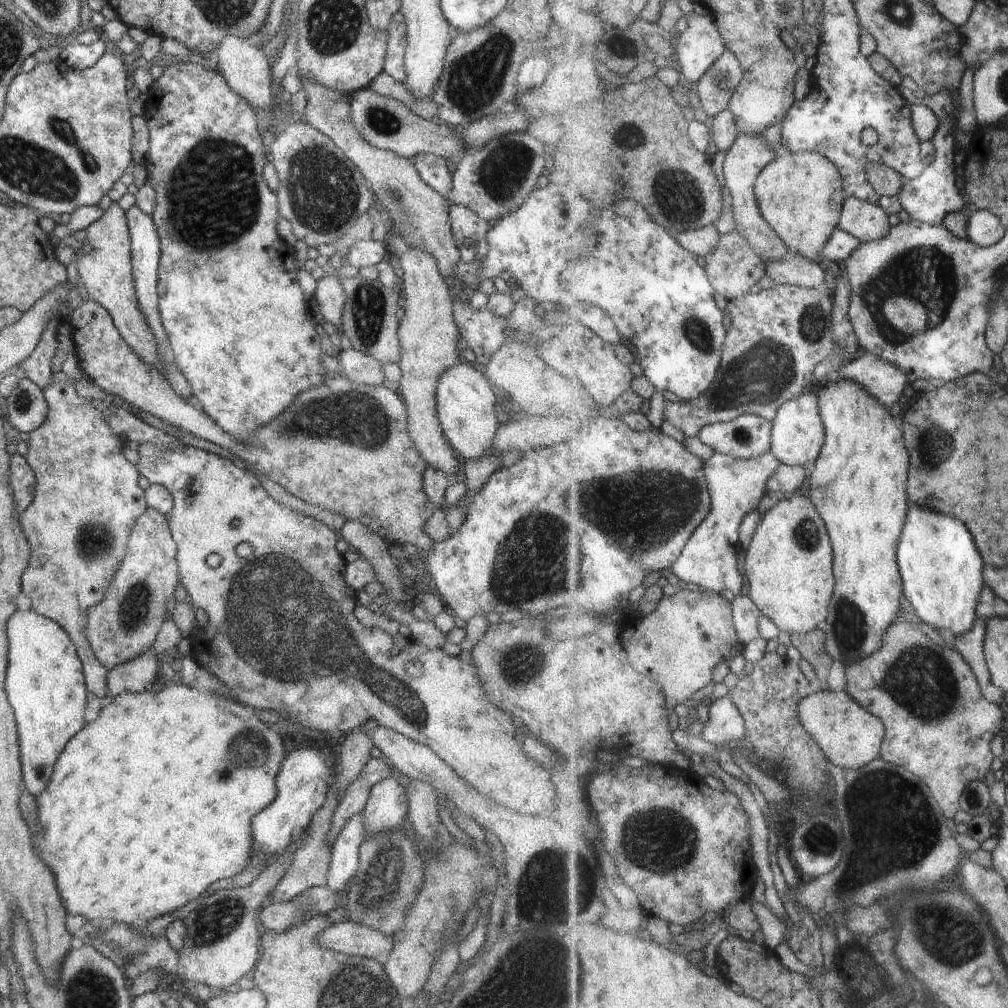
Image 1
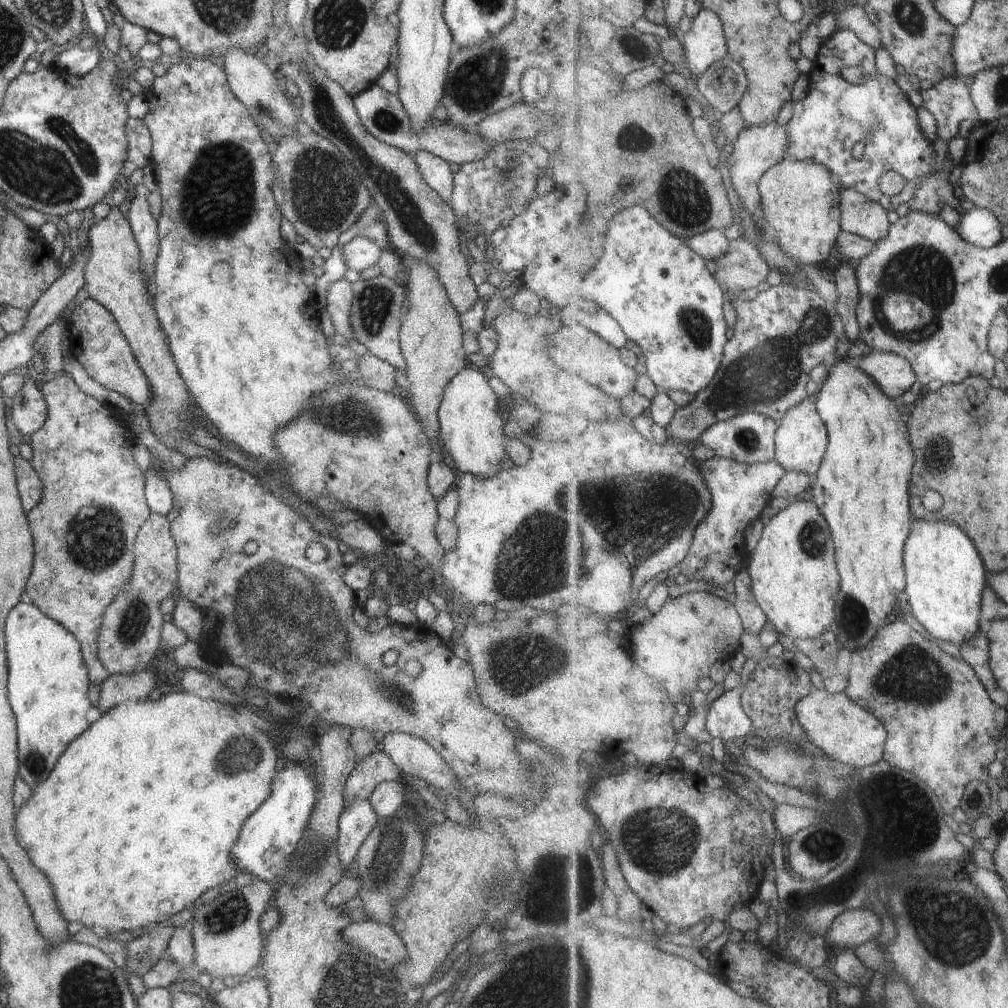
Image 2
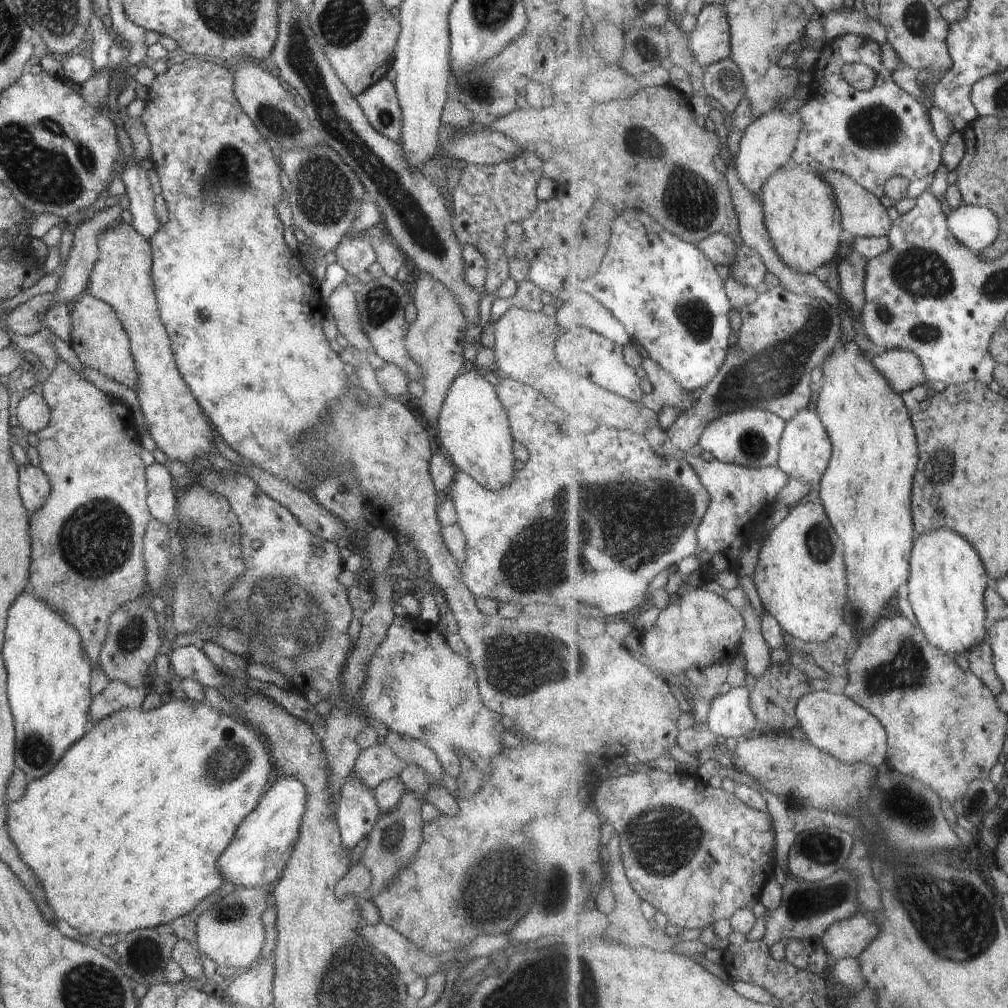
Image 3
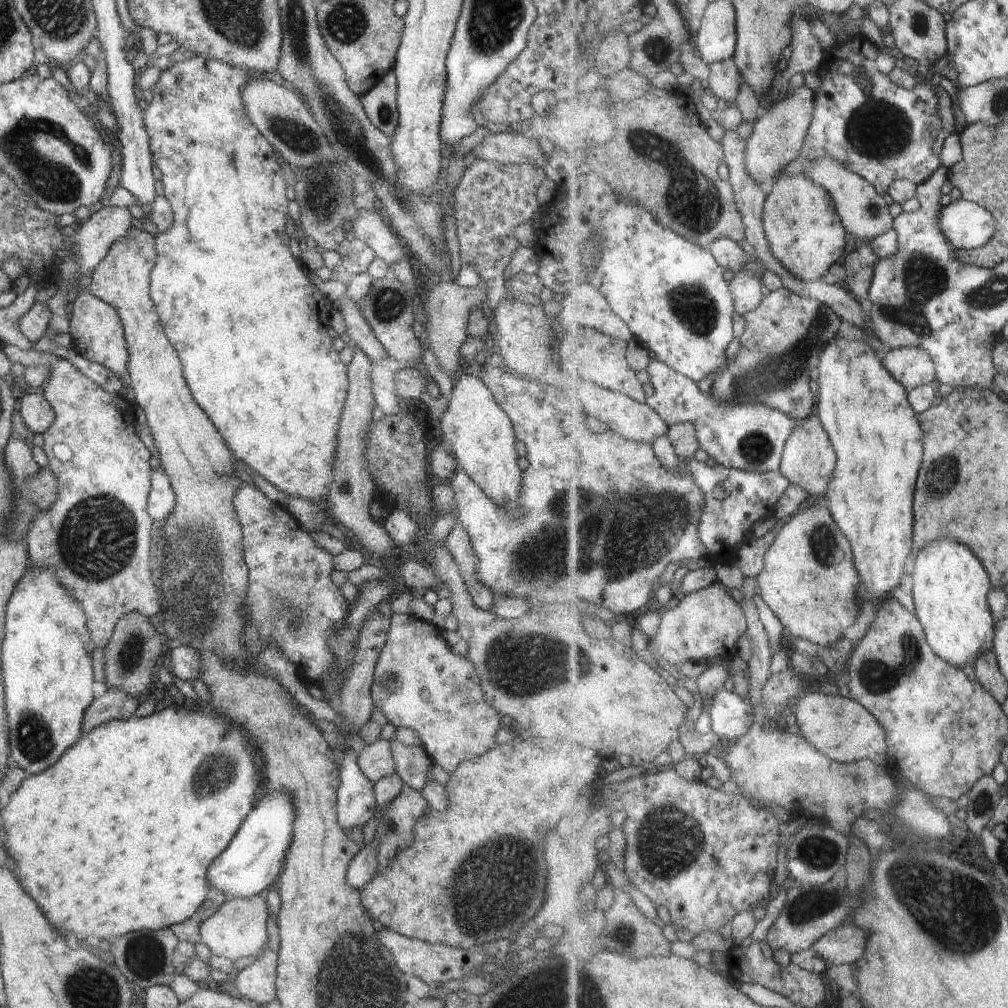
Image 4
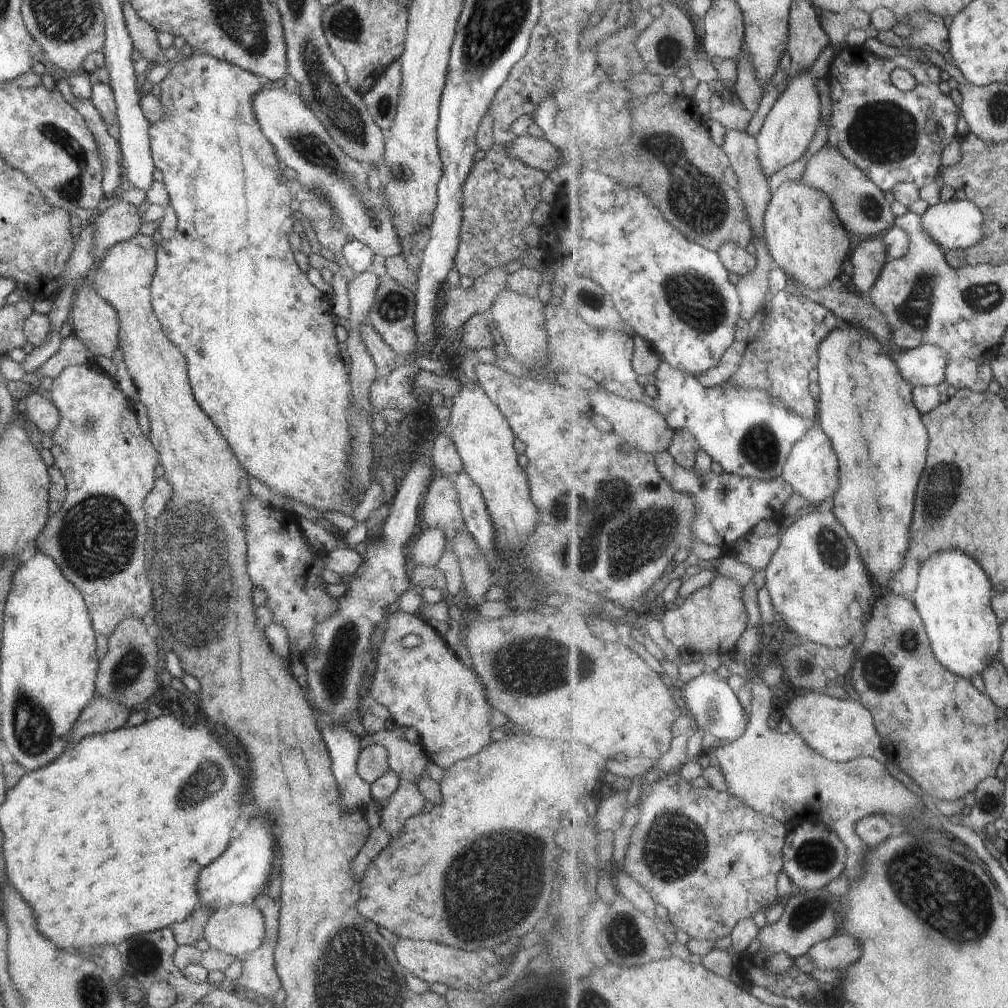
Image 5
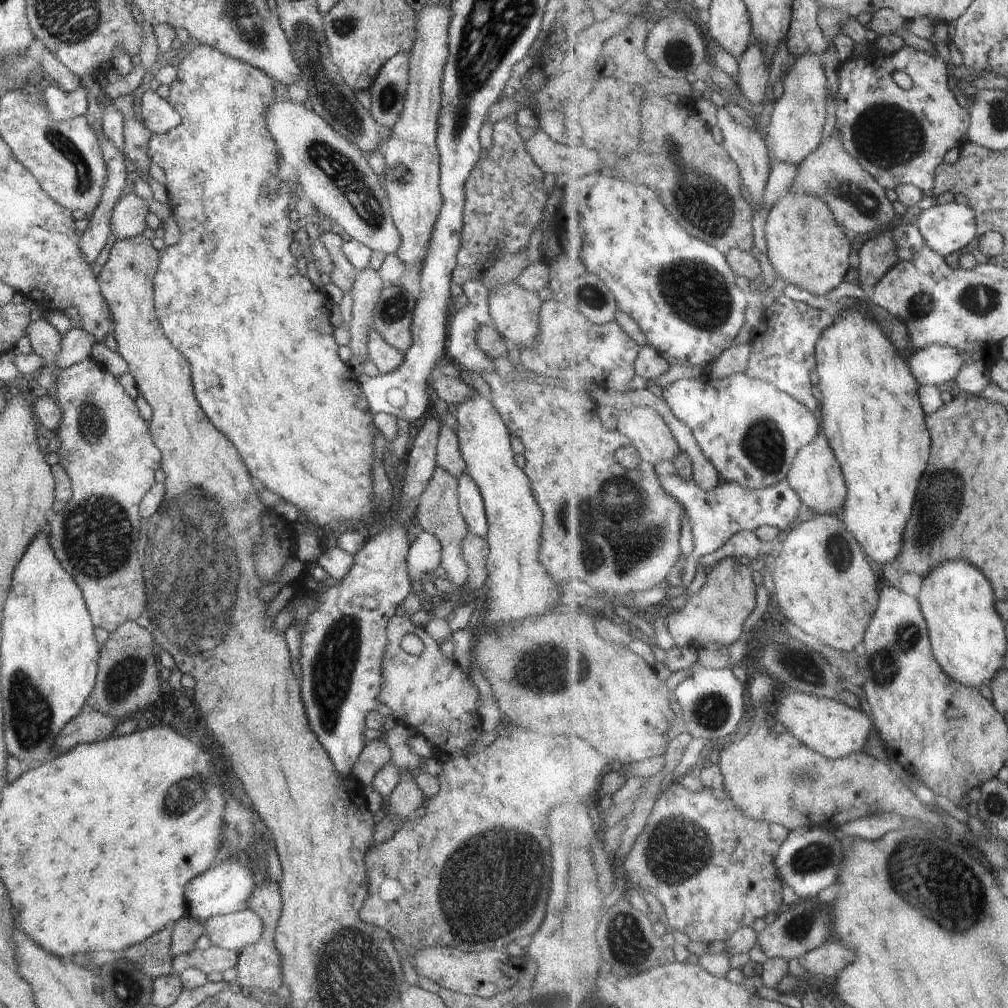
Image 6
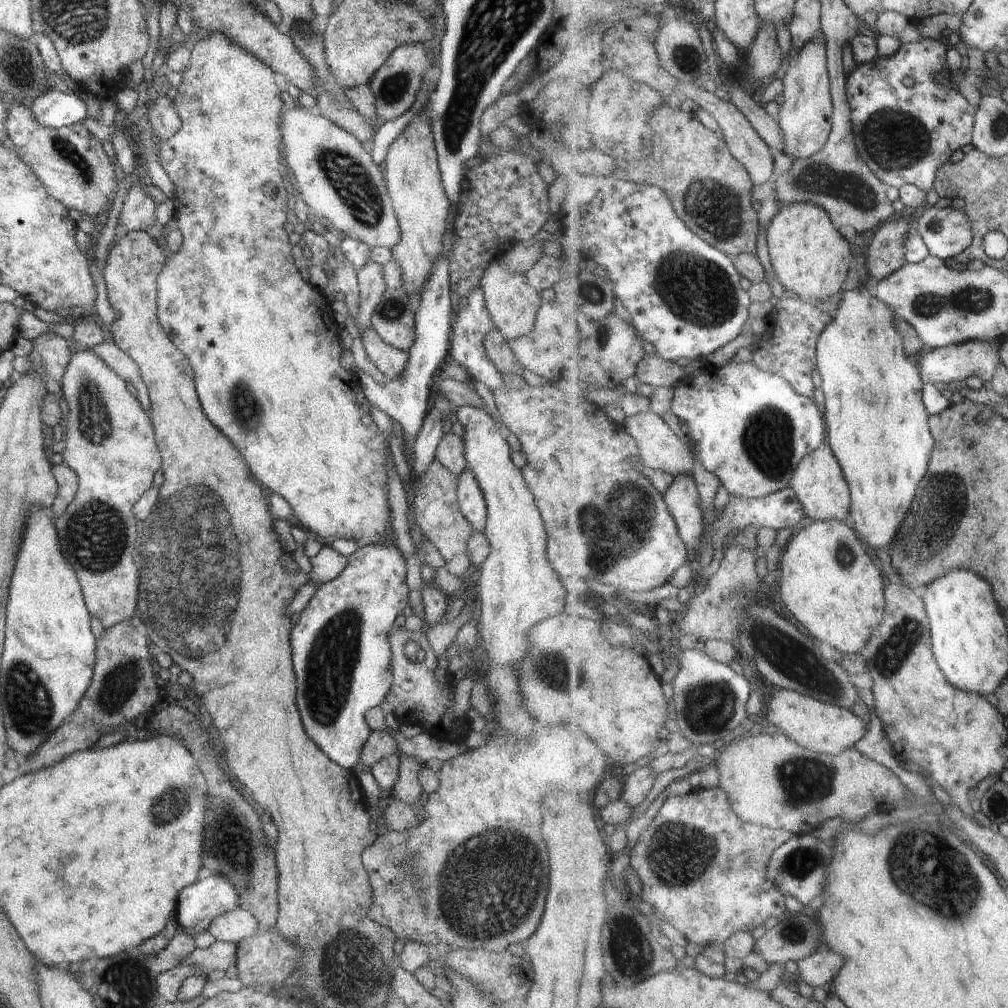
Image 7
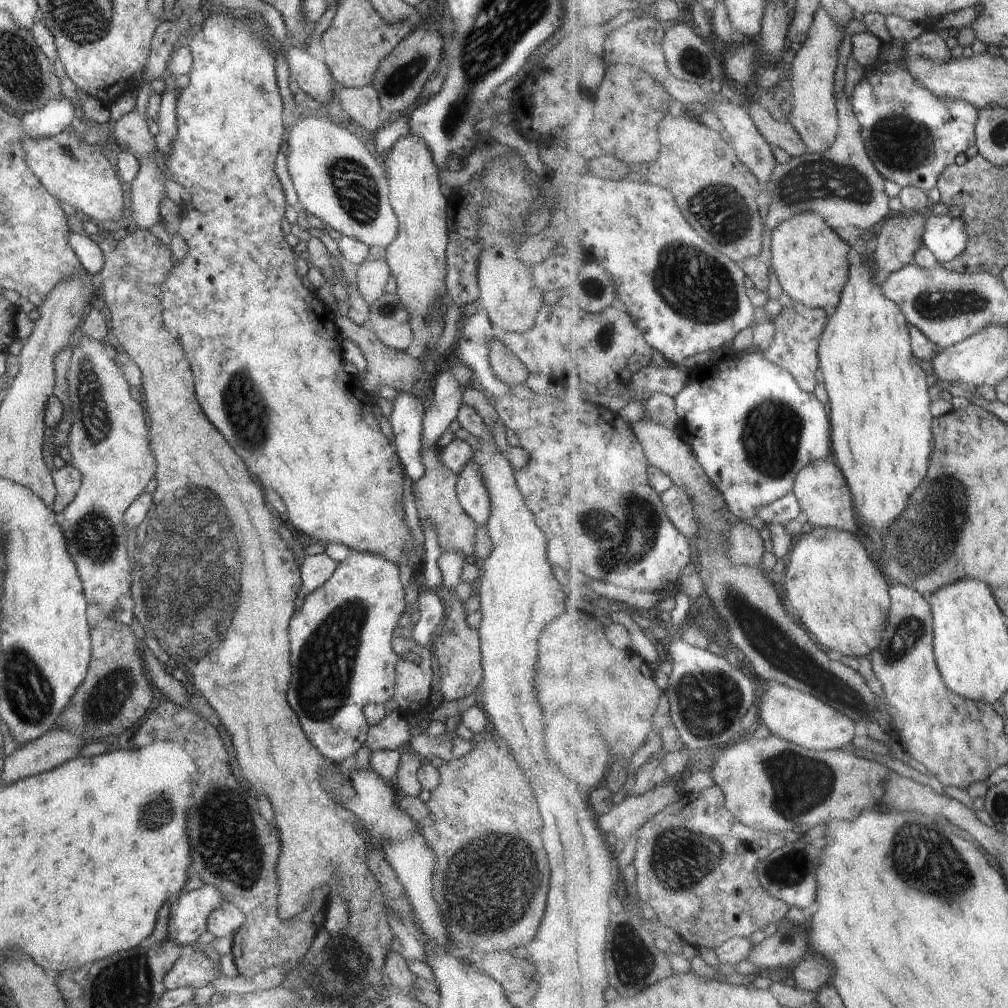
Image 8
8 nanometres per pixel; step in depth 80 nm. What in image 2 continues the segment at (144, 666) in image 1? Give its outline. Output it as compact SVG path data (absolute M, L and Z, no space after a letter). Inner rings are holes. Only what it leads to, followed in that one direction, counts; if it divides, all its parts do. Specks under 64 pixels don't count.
M153 665L133 675L110 675L101 684L98 710L104 713L125 700L145 701L155 687Z

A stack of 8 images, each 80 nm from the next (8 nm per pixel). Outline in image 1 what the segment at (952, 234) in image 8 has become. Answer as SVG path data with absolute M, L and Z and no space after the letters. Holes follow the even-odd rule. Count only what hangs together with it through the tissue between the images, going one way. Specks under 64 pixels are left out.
M976 209L969 220L969 238L977 245L991 247L1005 238L1007 228L1003 220L992 211Z

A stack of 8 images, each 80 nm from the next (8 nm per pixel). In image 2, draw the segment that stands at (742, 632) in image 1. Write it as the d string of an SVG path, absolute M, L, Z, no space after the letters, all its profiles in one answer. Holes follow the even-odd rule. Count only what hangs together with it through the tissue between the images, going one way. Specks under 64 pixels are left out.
M747 558L746 566L736 578L737 596L735 597L735 604L745 622L745 630L754 634L760 634L764 630L764 626L768 624L769 616L755 595L755 590L753 589L754 581L748 563L749 560Z

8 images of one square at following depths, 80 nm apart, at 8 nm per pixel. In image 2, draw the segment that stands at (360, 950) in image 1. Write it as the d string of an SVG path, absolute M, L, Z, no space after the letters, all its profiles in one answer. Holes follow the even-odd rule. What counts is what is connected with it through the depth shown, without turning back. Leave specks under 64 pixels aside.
M370 920L350 923L341 935L347 943L358 945L392 967L409 959L404 941L389 924Z

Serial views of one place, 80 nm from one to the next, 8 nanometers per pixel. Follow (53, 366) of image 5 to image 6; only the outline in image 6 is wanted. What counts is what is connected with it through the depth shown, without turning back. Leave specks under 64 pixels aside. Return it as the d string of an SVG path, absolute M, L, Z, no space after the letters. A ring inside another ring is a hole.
M74 327L61 338L62 350L59 352L57 365L62 369L76 364L91 356L92 345L97 342L93 334L87 333L82 327Z

